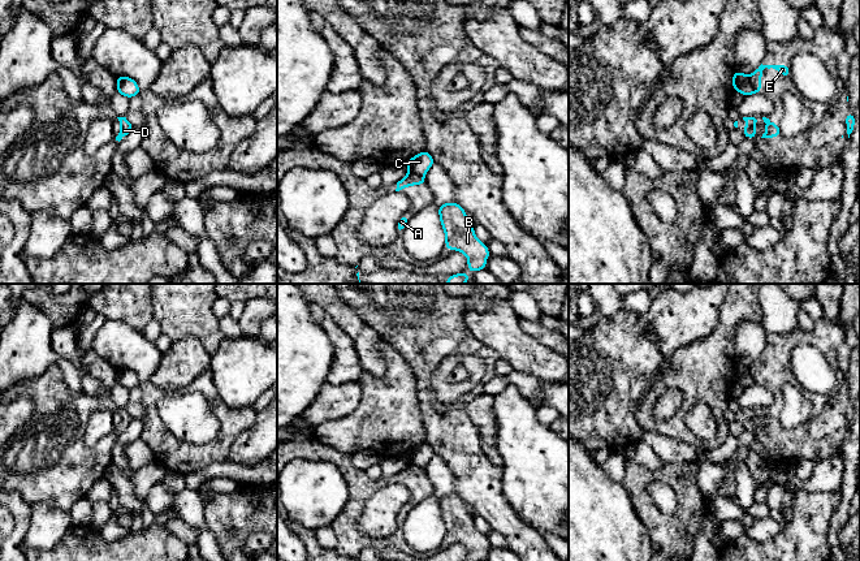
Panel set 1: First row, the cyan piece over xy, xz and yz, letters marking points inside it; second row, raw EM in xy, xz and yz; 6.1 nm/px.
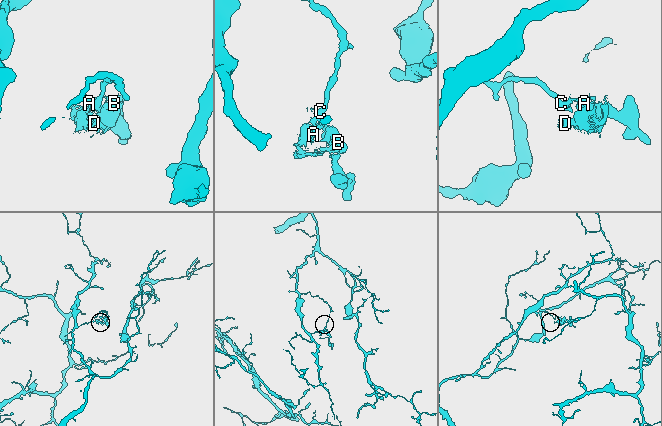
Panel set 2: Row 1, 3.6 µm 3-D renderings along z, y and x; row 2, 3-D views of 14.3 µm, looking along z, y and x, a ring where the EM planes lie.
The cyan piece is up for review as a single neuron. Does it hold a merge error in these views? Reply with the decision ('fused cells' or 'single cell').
fused cells

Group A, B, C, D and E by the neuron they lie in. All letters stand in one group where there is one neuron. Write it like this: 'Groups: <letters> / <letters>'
Groups: A B D E / C

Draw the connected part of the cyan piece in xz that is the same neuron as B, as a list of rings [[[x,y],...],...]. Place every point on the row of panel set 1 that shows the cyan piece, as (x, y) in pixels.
[[[451,202],[438,206],[438,215],[446,237],[445,250],[462,251],[468,258],[470,271],[487,269],[492,254],[487,245],[476,238],[466,211]]]

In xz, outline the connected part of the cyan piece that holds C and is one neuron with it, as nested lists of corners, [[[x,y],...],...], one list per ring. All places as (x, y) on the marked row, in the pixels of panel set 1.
[[[424,150],[419,155],[415,155],[414,157],[411,157],[405,164],[405,167],[410,173],[414,173],[424,180],[425,173],[433,164],[435,164],[435,160],[432,155],[427,150]]]

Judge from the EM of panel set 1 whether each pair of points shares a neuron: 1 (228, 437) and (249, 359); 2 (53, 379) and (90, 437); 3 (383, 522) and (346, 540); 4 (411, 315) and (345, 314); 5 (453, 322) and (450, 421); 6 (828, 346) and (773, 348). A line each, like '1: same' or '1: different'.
1: different
2: different
3: different
4: different
5: same
6: same

